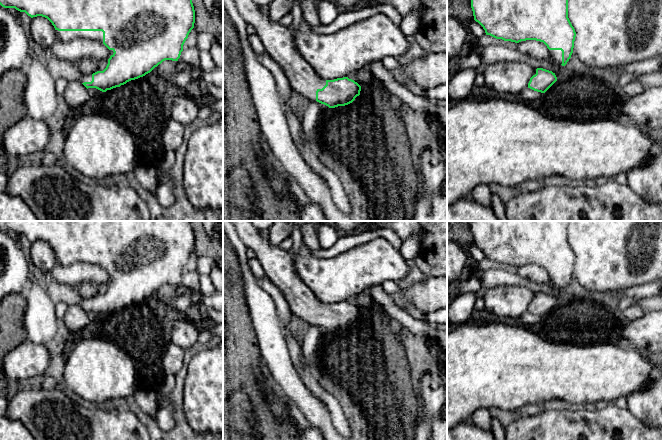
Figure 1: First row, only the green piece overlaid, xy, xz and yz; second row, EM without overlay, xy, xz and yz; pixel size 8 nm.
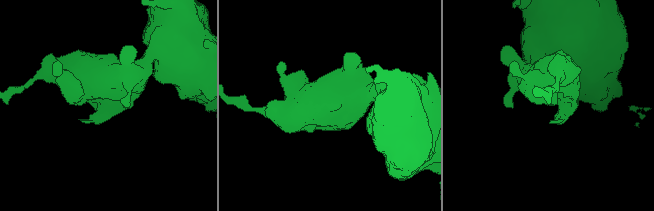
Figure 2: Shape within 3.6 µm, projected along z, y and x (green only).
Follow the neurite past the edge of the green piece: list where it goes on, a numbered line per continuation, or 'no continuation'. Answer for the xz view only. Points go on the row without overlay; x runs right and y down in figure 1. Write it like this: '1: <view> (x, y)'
1: xz (278, 265)

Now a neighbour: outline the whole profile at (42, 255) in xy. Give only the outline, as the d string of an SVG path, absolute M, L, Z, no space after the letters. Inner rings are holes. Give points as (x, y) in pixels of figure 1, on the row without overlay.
M42 240L32 242L30 257L33 264L46 273L50 272L57 263L54 250Z

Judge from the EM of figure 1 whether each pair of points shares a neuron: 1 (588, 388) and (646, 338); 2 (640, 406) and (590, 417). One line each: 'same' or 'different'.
1: different
2: different

